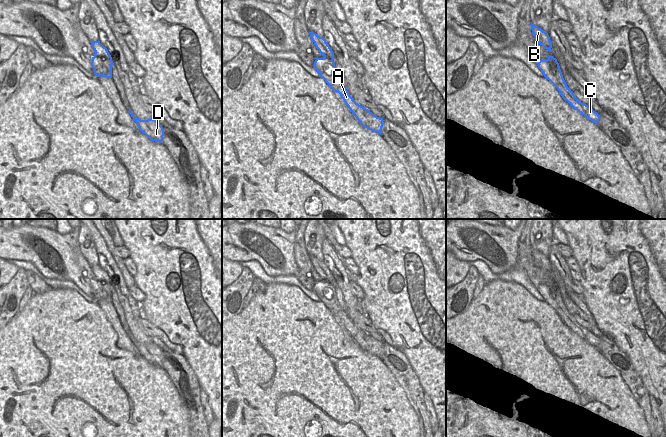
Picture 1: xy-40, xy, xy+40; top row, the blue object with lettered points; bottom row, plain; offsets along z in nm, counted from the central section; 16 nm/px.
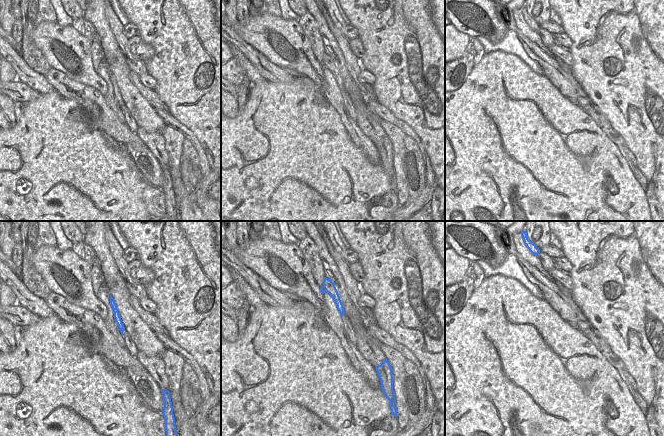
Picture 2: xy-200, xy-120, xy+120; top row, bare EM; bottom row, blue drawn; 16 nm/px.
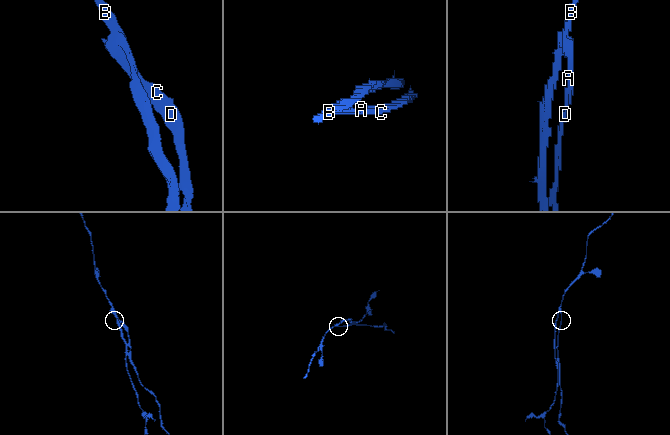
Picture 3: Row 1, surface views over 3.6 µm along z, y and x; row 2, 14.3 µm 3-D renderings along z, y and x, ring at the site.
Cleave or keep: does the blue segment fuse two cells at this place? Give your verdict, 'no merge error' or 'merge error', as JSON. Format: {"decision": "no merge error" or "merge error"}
{"decision": "merge error"}

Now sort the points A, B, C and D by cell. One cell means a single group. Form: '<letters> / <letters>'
A C D / B

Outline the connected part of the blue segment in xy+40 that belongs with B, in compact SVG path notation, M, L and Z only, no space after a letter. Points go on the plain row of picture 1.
M532 247L530 248L530 250L531 250L532 257L535 261L535 265L540 269L542 269L549 276L551 276L552 266L550 264L548 257L546 257L541 252L539 252L538 250Z

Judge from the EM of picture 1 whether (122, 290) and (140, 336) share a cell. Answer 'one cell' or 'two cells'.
one cell

